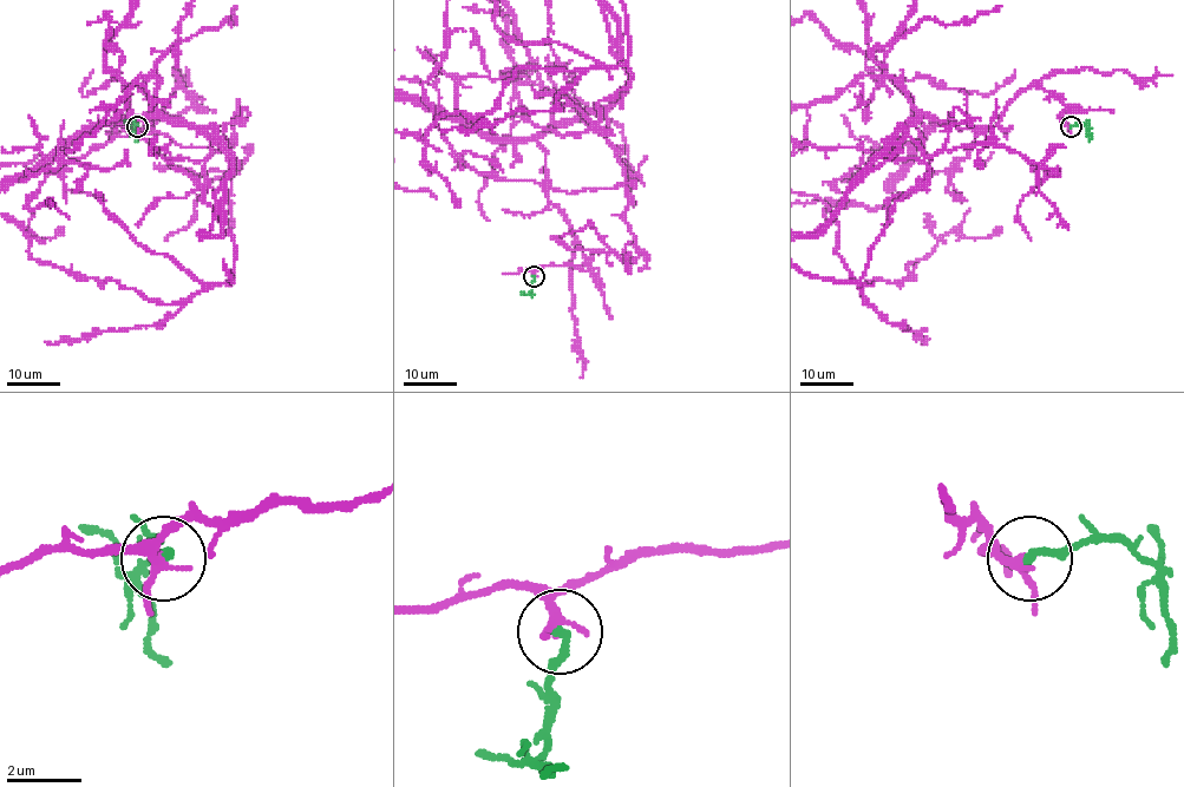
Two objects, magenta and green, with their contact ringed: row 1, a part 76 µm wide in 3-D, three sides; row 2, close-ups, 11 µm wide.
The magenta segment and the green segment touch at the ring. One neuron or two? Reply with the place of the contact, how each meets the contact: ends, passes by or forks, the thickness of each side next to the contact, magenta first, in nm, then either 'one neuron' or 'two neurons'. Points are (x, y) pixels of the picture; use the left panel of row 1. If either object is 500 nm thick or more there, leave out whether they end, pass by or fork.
at (137, 126); magenta passes by; green ends there; 220 nm thick on the magenta side, 260 nm on the other; two neurons

